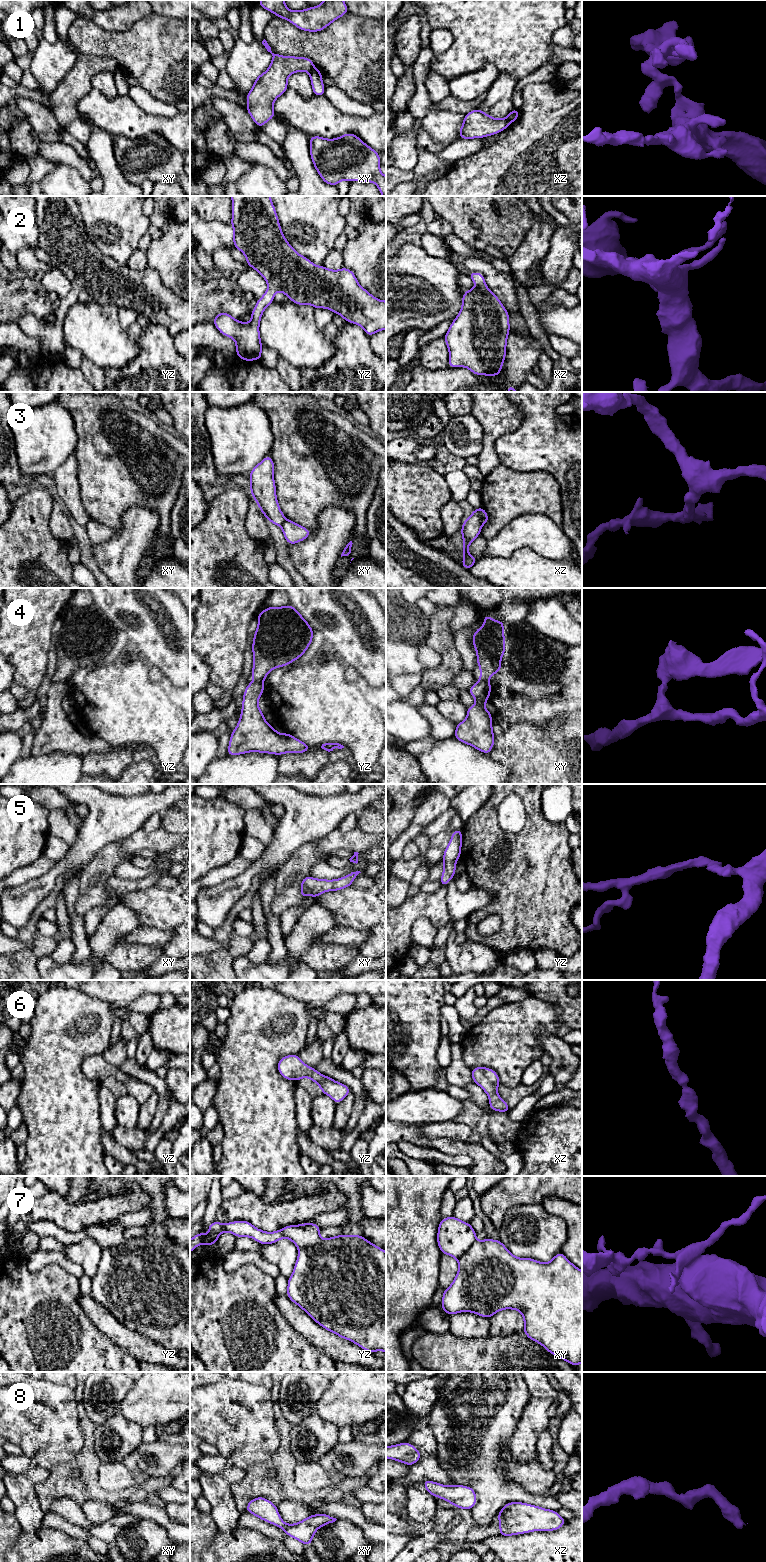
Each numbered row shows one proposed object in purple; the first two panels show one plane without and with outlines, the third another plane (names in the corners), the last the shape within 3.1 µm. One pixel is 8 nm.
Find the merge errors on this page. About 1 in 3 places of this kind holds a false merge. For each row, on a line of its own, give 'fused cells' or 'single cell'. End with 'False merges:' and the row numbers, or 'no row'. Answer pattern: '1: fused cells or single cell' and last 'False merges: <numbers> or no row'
1: fused cells
2: single cell
3: fused cells
4: fused cells
5: single cell
6: single cell
7: fused cells
8: single cell
False merges: 1, 3, 4, 7

